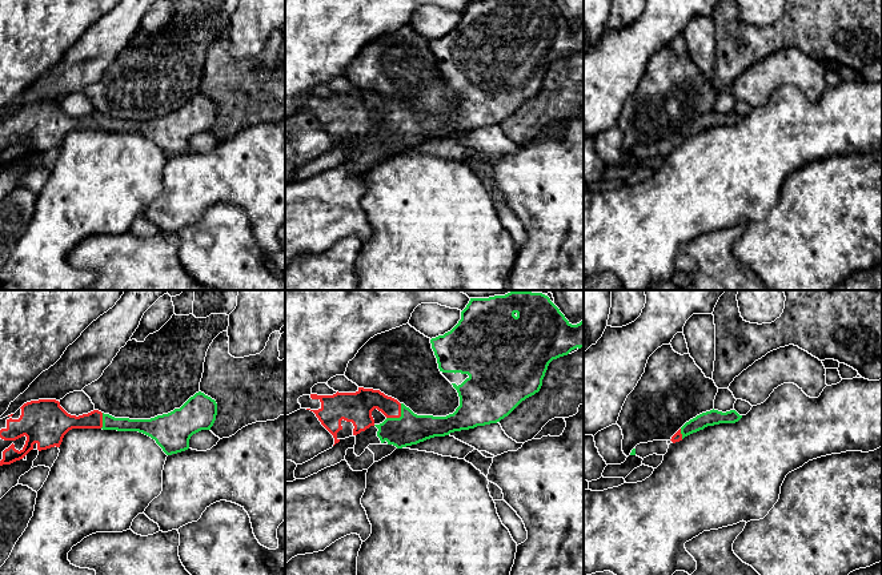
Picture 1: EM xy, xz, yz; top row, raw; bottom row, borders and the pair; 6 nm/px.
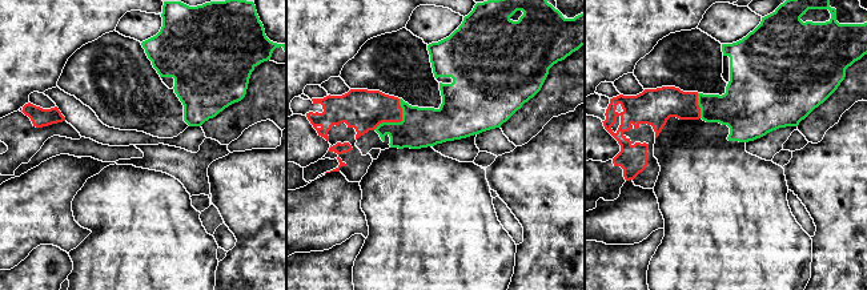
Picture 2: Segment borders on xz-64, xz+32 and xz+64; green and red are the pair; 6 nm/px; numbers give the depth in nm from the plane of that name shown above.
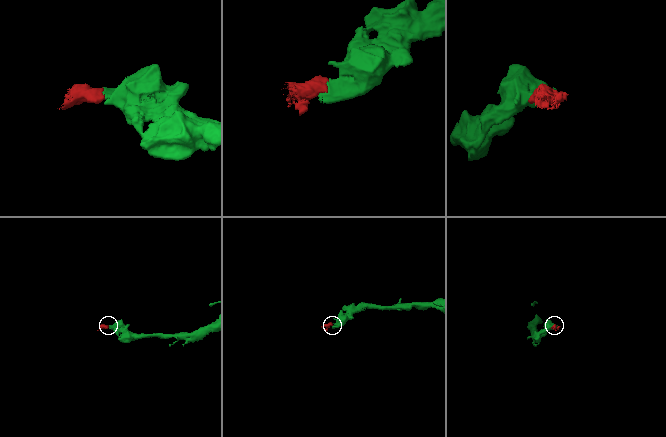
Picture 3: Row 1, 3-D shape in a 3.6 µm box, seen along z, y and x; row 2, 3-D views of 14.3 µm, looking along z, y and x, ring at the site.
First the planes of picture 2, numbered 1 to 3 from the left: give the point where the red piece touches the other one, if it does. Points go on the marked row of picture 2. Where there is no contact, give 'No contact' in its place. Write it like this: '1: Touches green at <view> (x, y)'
1: No contact
2: Touches green at xz+32 (397, 123)
3: Touches green at xz+64 (698, 104)

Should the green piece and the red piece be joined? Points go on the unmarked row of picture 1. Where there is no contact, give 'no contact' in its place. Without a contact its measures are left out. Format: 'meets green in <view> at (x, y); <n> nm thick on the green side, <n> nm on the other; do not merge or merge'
meets green in xz at (400, 119); 190 nm thick on the green side, 160 nm on the other; merge

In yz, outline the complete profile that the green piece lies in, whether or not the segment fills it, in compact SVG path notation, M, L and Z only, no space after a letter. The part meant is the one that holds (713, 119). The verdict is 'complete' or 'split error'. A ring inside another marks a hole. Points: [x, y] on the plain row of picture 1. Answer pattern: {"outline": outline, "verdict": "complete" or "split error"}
{"outline": "M710 112L706 114L702 114L697 117L695 120L686 124L673 138L671 144L679 144L685 138L697 134L699 132L703 132L707 128L714 128L719 125L735 125L742 120L735 112L730 112L726 114L718 113L718 112Z", "verdict": "split error"}

